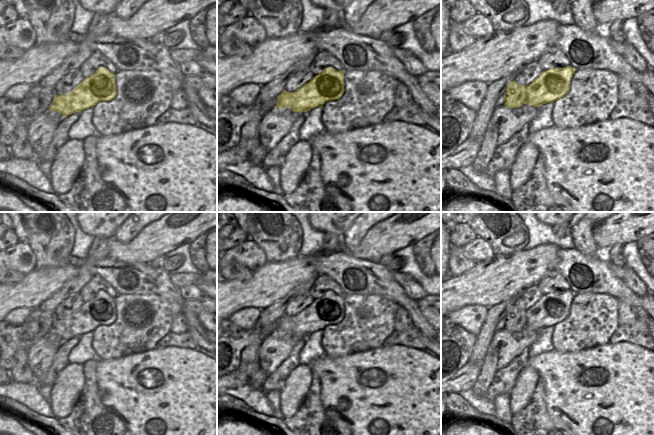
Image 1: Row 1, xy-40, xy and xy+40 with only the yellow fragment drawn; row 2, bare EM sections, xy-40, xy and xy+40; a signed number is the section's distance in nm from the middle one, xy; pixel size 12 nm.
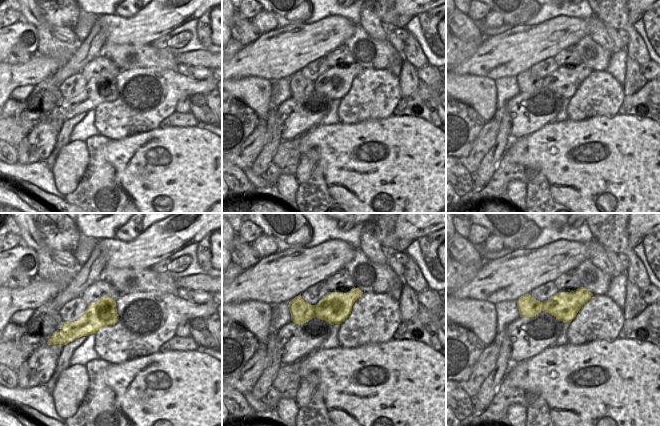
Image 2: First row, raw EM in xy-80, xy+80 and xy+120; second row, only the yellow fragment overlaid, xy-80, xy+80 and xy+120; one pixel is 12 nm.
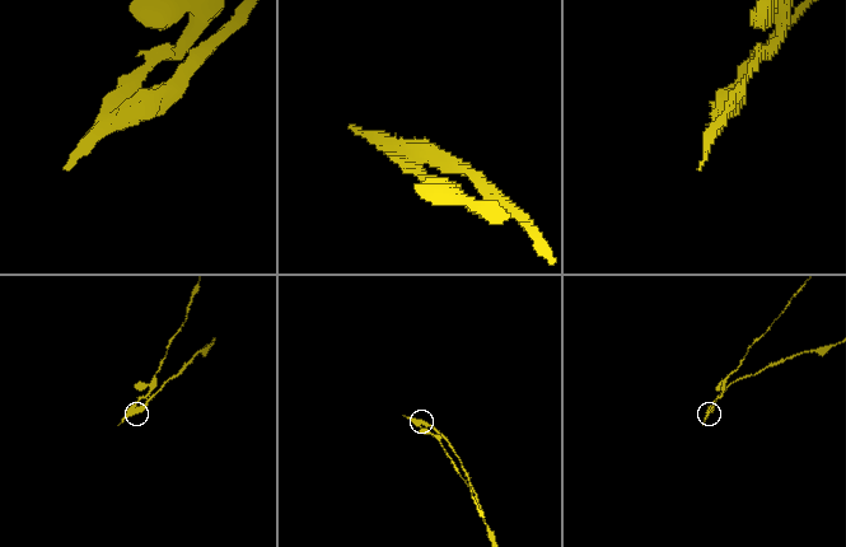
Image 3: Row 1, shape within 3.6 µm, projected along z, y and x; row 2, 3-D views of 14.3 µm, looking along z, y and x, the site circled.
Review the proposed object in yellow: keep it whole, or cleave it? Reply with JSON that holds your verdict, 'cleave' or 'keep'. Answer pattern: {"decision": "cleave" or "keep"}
{"decision": "cleave"}

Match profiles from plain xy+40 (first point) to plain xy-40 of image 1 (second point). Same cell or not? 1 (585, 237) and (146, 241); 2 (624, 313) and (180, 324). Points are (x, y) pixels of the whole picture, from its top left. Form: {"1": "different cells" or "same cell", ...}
{"1": "different cells", "2": "same cell"}

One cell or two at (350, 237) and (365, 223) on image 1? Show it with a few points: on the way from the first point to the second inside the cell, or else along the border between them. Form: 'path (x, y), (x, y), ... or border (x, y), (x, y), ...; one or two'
path (354, 233), (361, 226); one

